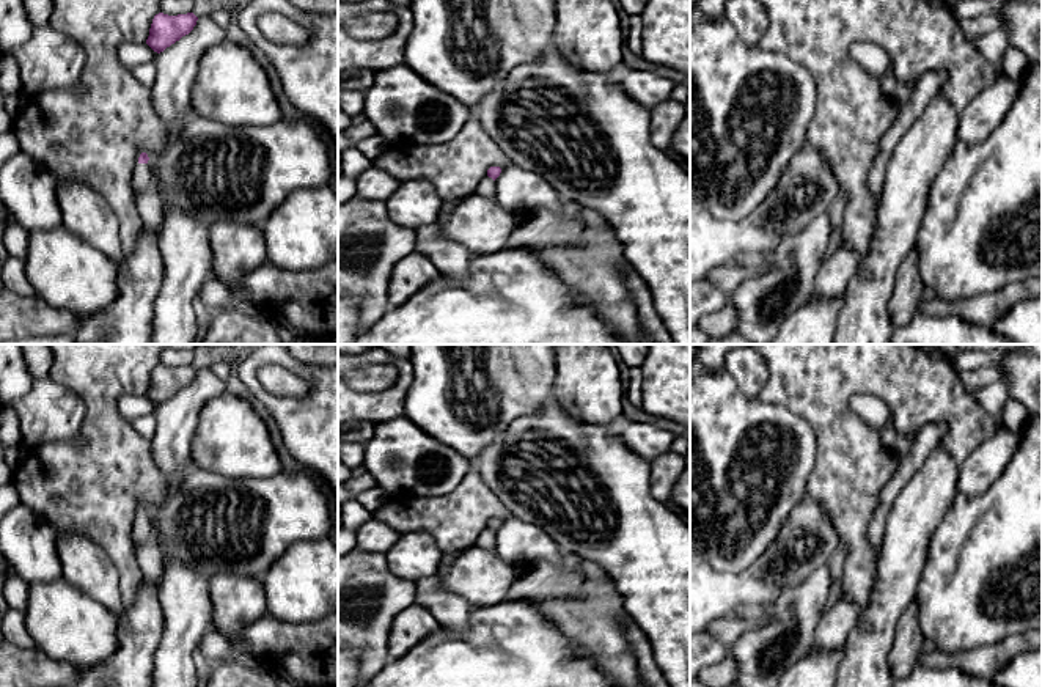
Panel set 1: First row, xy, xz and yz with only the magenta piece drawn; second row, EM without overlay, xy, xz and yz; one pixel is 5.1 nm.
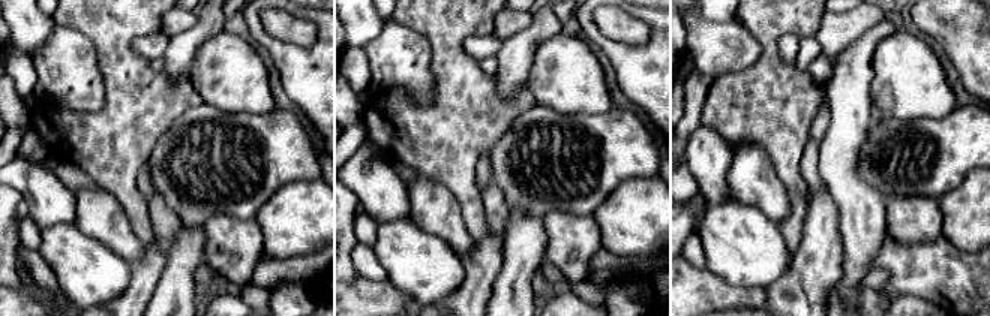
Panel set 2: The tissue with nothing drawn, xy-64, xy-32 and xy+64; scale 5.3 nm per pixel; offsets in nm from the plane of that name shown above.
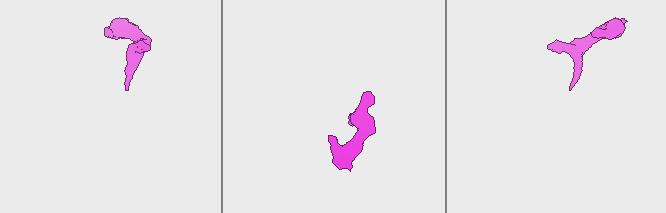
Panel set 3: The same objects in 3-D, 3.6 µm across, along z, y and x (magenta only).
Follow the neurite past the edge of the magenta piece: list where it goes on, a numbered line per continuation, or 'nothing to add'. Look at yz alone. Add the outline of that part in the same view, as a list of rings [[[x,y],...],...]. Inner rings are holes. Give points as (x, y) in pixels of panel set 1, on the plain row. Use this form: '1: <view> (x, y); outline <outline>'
nothing to add

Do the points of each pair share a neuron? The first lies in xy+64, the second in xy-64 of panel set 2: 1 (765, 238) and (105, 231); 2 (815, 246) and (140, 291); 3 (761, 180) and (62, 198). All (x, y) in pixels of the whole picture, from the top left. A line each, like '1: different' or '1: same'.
1: different
2: same
3: different

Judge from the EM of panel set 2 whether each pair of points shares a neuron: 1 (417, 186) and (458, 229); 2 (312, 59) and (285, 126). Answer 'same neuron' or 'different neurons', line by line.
1: same neuron
2: different neurons

